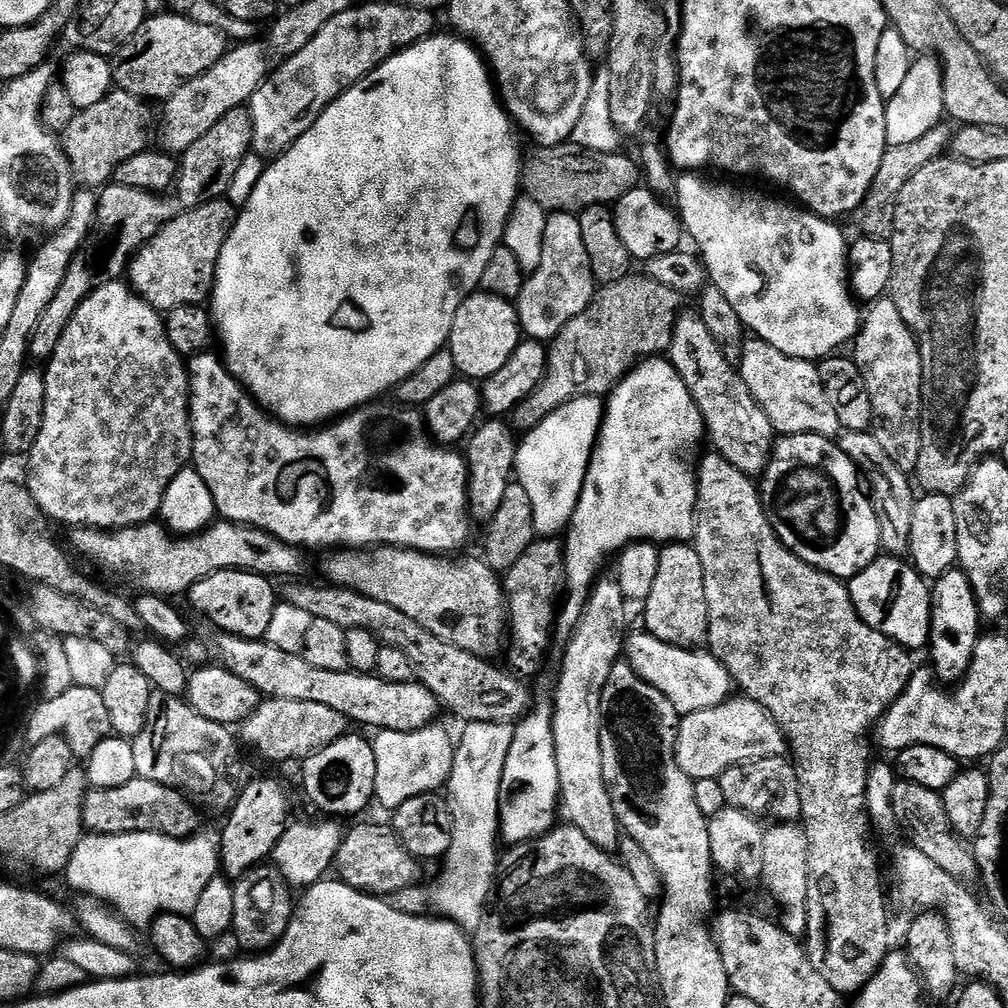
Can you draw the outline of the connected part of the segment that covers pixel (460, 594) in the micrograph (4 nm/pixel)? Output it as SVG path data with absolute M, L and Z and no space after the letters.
M387 546L342 548L329 555L332 557L328 560L328 572L333 585L352 588L378 602L386 602L386 606L394 606L394 610L402 610L406 618L414 618L434 638L442 638L442 642L475 656L496 658L505 651L509 631L504 585L483 558L475 560L468 555L453 558Z

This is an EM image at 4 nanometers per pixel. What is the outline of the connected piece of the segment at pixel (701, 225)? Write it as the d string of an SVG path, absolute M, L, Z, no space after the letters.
M684 174L677 179L674 204L685 233L697 244L707 279L726 294L745 329L790 358L813 362L839 353L847 340L855 341L860 333L862 308L850 287L849 245L846 240L844 244L843 234L832 225L835 223L795 203L771 200L760 192L743 192L740 188L719 188L714 181L700 176Z

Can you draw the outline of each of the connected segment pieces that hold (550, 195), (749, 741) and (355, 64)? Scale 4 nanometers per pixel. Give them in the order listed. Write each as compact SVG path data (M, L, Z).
M571 142L540 146L537 152L527 153L522 164L522 188L538 206L551 213L579 214L595 204L615 205L626 190L641 187L642 168L635 159L624 156L623 151L599 152L586 150Z
M743 694L733 695L718 706L683 717L676 743L678 766L682 766L682 771L695 781L702 778L719 780L723 772L730 770L730 766L762 758L788 756L789 752L788 740L778 722L774 722L772 715L758 702Z
M364 4L330 18L294 58L268 77L268 81L252 95L252 152L257 156L281 156L290 145L298 142L314 122L343 92L366 78L382 62L396 52L425 40L437 31L437 17L431 12L400 4Z

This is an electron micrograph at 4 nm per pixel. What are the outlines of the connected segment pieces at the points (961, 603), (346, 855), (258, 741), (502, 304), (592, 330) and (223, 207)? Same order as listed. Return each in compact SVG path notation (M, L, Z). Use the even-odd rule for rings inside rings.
M954 567L942 574L931 585L932 590L932 629L928 635L930 653L932 652L931 667L941 682L959 682L968 673L968 667L974 656L976 643L980 641L982 617L976 601L974 590L970 586L970 578Z
M391 823L356 824L344 833L334 863L335 875L343 884L370 896L392 898L395 892L404 892L420 876L421 861L411 856L393 830Z
M298 698L261 699L260 704L244 723L239 725L238 736L260 756L268 760L297 760L303 762L315 752L330 746L338 738L349 735L350 721L338 710L322 706L319 702L298 702Z
M477 290L465 298L462 306L458 306L446 350L454 354L454 366L461 377L482 382L510 359L521 339L517 305L501 296Z
M629 274L622 282L603 285L595 293L586 310L563 326L560 333L550 341L548 348L548 375L523 402L516 407L514 428L524 434L537 428L555 408L560 408L568 400L577 400L583 396L607 397L620 383L621 378L631 372L642 358L656 358L667 353L672 347L674 326L682 311L680 293L654 282L647 274Z
M227 198L183 212L136 251L136 257L128 263L127 283L161 314L186 304L204 304L212 295L218 258L237 215L237 209Z

